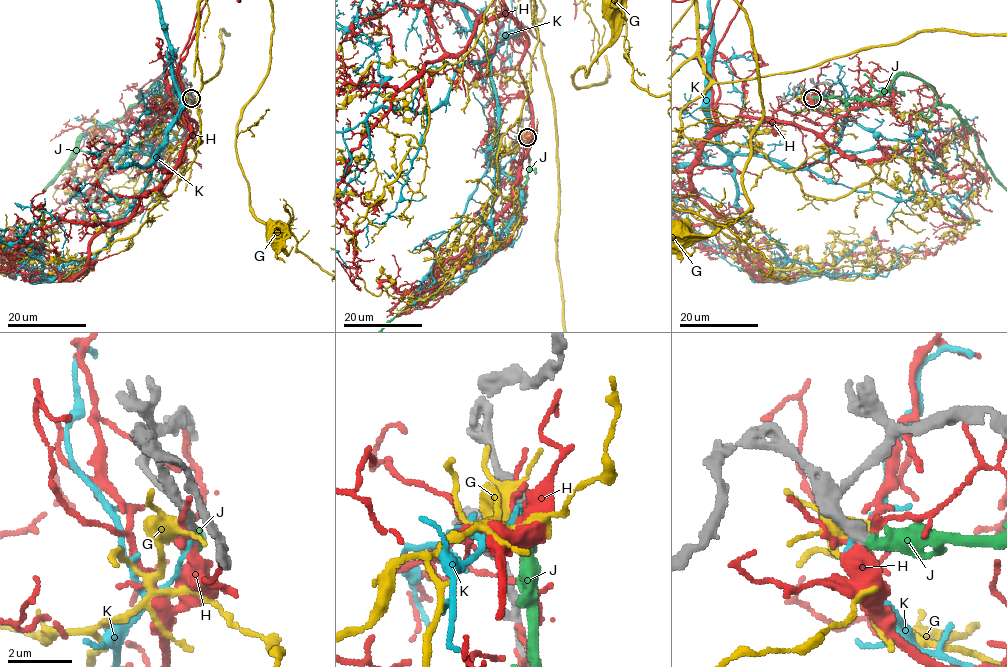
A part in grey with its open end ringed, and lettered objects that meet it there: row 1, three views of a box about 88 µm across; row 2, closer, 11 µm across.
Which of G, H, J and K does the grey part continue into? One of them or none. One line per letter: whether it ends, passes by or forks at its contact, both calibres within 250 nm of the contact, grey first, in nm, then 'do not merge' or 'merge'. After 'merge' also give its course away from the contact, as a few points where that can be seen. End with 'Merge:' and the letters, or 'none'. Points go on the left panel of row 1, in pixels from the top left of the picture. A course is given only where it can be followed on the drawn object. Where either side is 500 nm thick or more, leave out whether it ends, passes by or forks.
G: calibres 550 and 400 nm; do not merge
H: it forks; calibres 360 and 360 nm; do not merge
J: it ends; calibres 360 and 420 nm; merge
K: it ends; calibres 460 and 160 nm; do not merge
Merge: J

